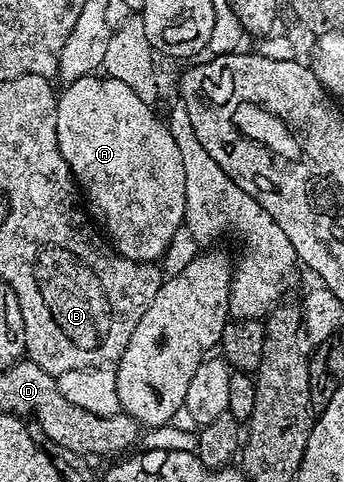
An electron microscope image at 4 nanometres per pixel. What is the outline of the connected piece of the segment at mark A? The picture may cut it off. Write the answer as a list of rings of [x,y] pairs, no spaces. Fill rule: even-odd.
[[[91,76],[88,78],[83,78],[81,80],[73,81],[69,86],[71,86],[68,90],[64,91],[62,94],[60,94],[60,97],[58,98],[58,147],[60,148],[60,152],[64,156],[64,160],[66,161],[66,164],[68,168],[72,171],[75,183],[80,187],[81,193],[84,195],[86,193],[86,198],[88,201],[90,201],[90,206],[92,209],[94,209],[94,214],[96,217],[98,217],[97,225],[99,227],[106,226],[106,234],[105,237],[109,239],[111,238],[114,243],[112,243],[113,249],[115,251],[118,251],[121,253],[122,257],[130,259],[131,262],[137,262],[139,264],[150,264],[153,263],[155,260],[153,258],[158,258],[162,254],[162,250],[166,250],[170,246],[170,234],[174,234],[180,227],[183,225],[185,220],[185,180],[184,180],[184,164],[182,162],[178,161],[178,150],[176,146],[176,142],[174,138],[171,138],[169,129],[164,128],[163,123],[162,126],[158,122],[154,122],[154,114],[152,111],[149,110],[148,107],[146,107],[146,102],[144,99],[145,97],[140,96],[139,91],[137,90],[130,90],[125,86],[124,84],[120,84],[119,82],[113,81],[113,80],[107,80],[105,77],[102,76]]]

